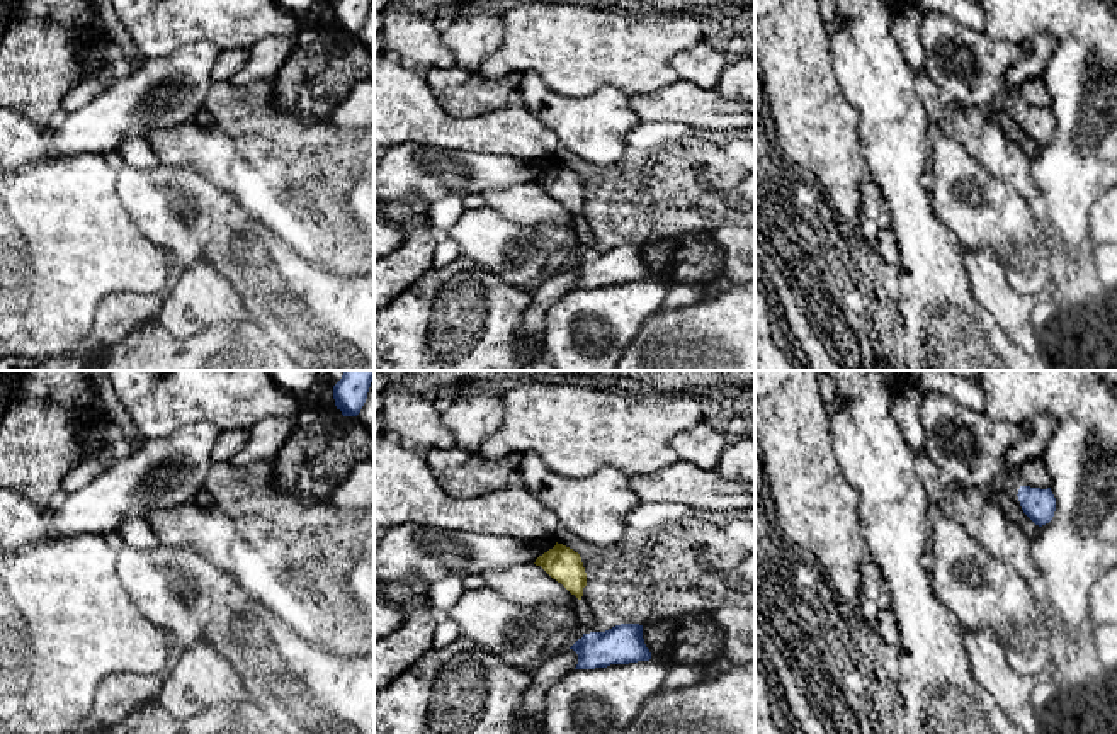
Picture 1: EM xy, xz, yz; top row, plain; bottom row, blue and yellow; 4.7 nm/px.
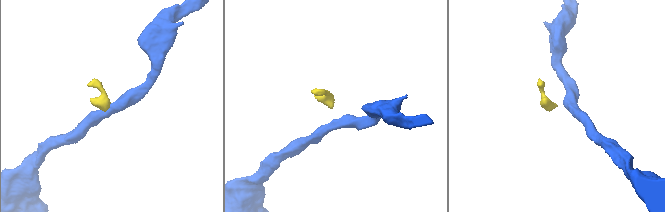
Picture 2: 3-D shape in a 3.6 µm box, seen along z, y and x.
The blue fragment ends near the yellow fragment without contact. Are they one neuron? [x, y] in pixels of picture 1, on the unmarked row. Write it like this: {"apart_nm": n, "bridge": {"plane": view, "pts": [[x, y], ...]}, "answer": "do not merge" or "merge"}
{"apart_nm": 170, "bridge": {"plane": "xz", "pts": [[590, 252], [580, 218]]}, "answer": "do not merge"}

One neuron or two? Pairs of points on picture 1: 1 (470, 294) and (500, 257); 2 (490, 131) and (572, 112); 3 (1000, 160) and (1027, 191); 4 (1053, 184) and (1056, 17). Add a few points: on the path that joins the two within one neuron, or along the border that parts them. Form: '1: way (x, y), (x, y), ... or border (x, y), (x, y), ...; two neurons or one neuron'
1: border (475, 265), (524, 287); two neurons
2: border (524, 107), (560, 143); two neurons
3: way (1007, 167), (1024, 184); one neuron
4: way (1068, 143), (1070, 58); one neuron

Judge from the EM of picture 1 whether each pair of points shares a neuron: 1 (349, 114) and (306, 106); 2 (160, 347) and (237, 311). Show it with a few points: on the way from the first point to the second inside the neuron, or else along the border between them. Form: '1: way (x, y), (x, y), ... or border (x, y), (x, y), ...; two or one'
1: border (356, 82), (330, 118); two
2: border (155, 320), (181, 337), (192, 337), (218, 325); two

